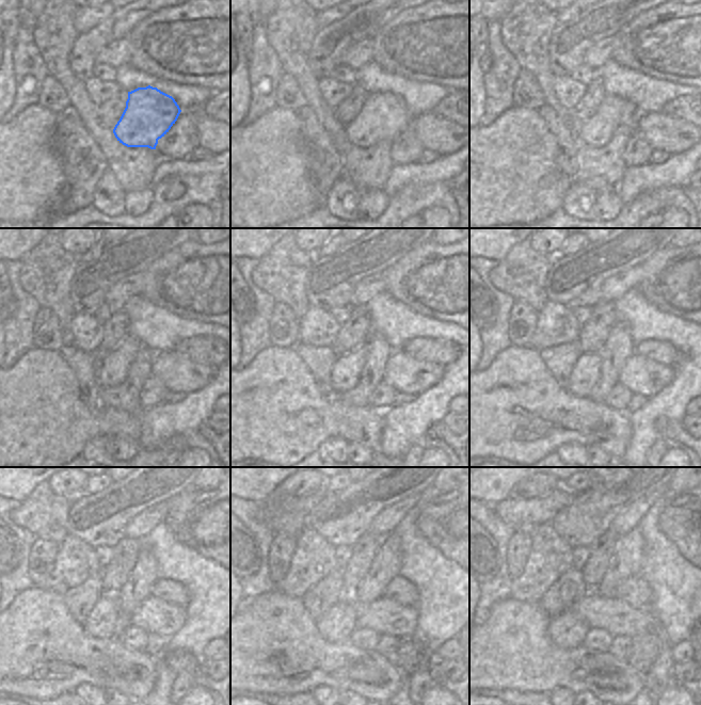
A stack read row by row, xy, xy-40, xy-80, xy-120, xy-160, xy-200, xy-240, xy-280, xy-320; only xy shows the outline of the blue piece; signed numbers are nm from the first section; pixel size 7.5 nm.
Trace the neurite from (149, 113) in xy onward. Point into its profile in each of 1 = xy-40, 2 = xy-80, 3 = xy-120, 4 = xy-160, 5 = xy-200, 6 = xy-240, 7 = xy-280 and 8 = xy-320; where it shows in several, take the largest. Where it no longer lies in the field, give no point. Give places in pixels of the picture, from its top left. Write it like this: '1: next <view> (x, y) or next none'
1: next xy-40 (384, 116)
2: next xy-80 (615, 111)
3: next xy-120 (112, 370)
4: next xy-160 (346, 372)
5: next xy-200 (585, 374)
6: next xy-240 (102, 621)
7: next xy-280 (337, 624)
8: next xy-320 (568, 630)

